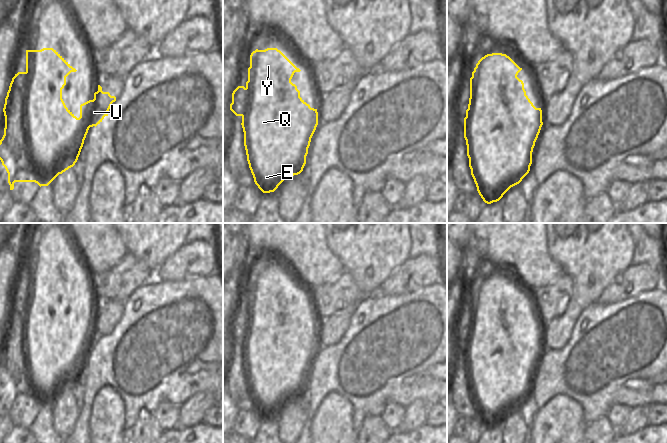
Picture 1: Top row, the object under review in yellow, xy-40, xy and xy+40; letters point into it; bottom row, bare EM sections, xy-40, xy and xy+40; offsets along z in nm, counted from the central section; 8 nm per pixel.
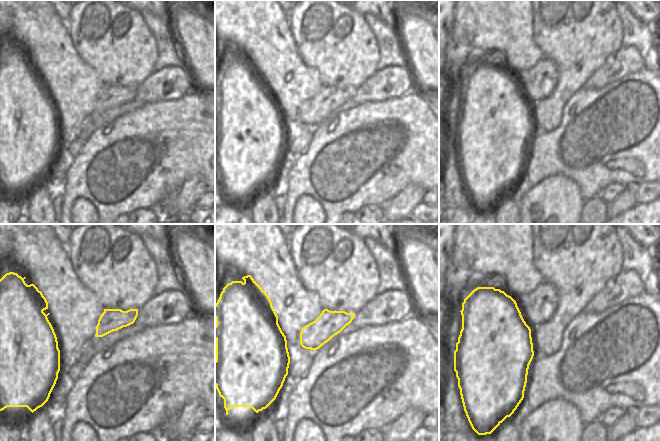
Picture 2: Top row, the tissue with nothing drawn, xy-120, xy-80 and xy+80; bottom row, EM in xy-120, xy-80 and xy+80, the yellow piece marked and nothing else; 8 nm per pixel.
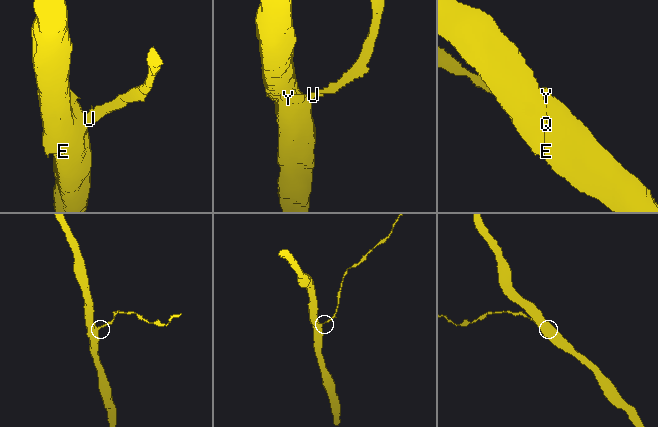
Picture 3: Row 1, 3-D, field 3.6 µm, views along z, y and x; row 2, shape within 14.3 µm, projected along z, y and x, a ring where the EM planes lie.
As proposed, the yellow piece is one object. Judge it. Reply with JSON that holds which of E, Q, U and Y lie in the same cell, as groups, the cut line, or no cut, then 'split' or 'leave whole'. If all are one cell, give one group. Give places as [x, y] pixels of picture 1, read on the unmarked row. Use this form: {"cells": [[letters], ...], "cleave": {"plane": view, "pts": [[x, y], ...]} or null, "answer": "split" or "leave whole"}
{"cells": [["E", "Q", "Y"], ["U"]], "cleave": {"plane": "xy-40", "pts": [[77, 342], [89, 351]]}, "answer": "split"}

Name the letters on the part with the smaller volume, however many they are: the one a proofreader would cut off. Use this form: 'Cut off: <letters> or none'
Cut off: U

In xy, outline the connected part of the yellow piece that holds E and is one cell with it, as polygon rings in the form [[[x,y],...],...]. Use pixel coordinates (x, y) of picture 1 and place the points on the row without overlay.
[[[277,272],[256,273],[250,279],[246,310],[238,310],[232,317],[230,334],[236,340],[242,341],[241,349],[244,356],[247,385],[254,406],[263,417],[274,416],[285,403],[298,399],[303,395],[311,362],[318,349],[317,333],[311,332],[300,321],[300,315],[291,306],[294,297],[300,295]]]

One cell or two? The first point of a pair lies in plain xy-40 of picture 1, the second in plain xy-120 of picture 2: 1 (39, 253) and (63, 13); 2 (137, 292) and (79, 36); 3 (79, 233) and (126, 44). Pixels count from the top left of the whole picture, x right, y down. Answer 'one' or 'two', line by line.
1: two
2: one
3: two

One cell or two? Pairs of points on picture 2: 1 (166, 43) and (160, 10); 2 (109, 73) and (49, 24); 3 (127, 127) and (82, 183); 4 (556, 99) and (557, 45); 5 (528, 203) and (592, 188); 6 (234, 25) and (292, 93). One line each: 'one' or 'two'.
1: two
2: two
3: one
4: one
5: two
6: one

